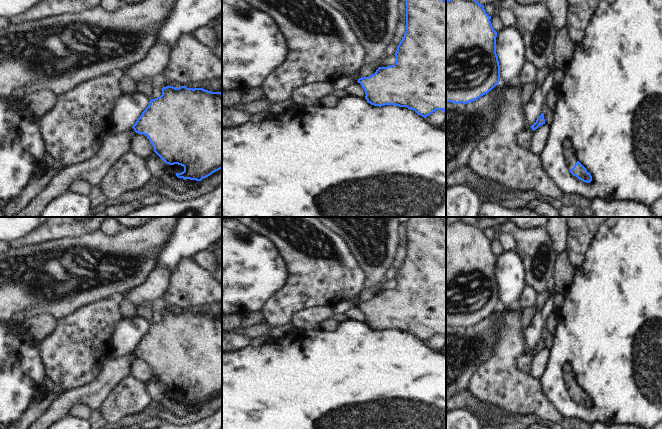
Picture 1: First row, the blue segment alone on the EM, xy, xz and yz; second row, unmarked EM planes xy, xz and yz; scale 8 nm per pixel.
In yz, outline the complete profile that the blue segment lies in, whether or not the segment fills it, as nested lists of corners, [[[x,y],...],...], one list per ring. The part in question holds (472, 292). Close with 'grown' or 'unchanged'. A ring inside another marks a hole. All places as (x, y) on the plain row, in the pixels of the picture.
[[[461,217],[446,225],[446,326],[473,326],[500,306],[497,256],[490,243],[484,230],[469,217]]] | unchanged

